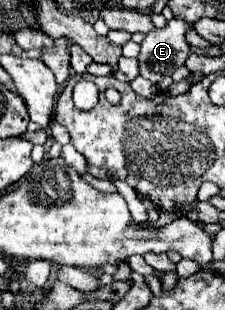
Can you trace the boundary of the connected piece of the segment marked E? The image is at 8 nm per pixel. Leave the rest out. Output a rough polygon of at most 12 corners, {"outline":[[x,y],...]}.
{"outline":[[174,18],[142,40],[140,76],[158,84],[192,54]]}

